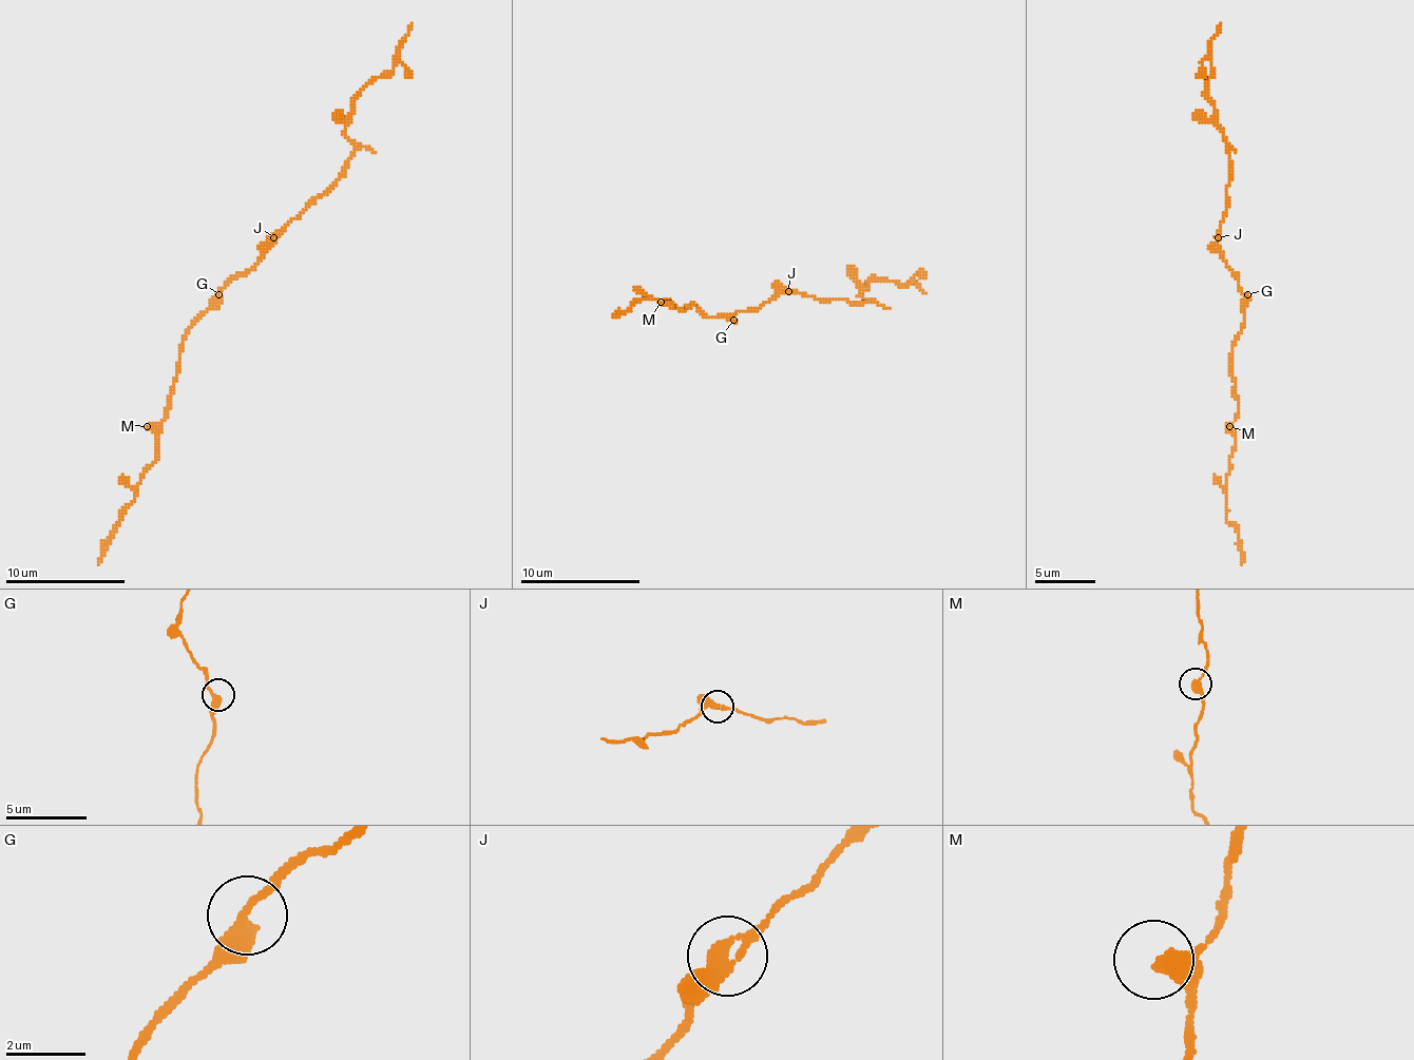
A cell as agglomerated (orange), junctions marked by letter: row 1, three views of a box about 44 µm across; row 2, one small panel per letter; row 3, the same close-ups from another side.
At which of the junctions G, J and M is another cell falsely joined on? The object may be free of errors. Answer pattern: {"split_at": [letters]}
{"split_at": []}

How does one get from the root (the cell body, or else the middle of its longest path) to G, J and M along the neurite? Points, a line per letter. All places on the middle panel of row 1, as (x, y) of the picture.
G: (751, 308), (739, 311), (733, 320)
J: (751, 308), (760, 308), (776, 293), (787, 290)
M: (751, 308), (739, 311), (733, 318), (706, 318), (694, 305), (679, 311), (673, 305), (661, 302)

